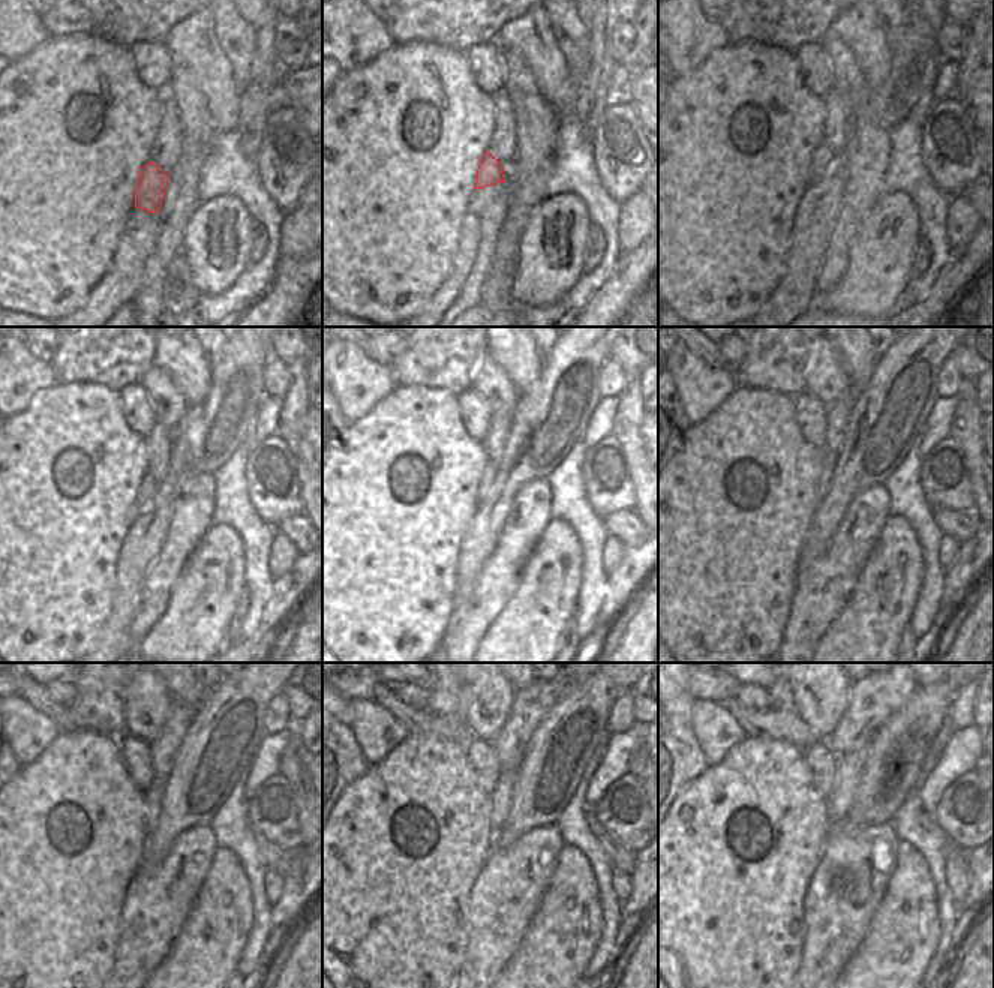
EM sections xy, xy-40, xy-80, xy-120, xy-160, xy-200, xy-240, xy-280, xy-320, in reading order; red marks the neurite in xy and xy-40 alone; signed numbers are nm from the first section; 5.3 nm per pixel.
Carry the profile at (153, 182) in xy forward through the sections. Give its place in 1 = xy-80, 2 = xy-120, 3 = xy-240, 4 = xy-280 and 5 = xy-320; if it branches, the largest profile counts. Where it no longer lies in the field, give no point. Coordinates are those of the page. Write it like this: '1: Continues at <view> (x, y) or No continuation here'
1: Continues at xy-80 (823, 159)
2: Continues at xy-120 (147, 489)
3: Continues at xy-240 (153, 795)
4: Continues at xy-280 (501, 798)
5: Continues at xy-320 (849, 765)

